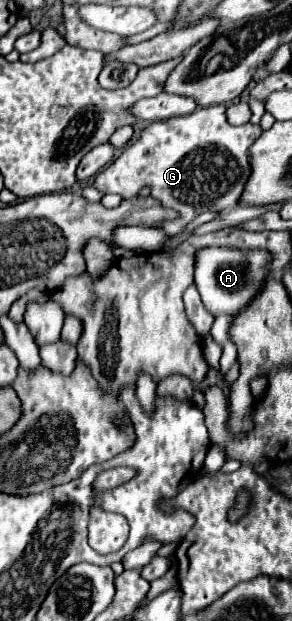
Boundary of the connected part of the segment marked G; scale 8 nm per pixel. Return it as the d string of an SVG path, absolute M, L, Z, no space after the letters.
M212 105L212 107L198 107L190 115L180 115L164 121L150 123L138 141L128 145L122 155L112 161L106 169L96 175L94 187L102 193L118 193L120 197L134 197L140 189L150 187L152 197L156 197L164 207L180 211L180 217L174 221L164 221L160 225L168 235L176 235L190 223L196 215L204 211L222 211L228 207L238 205L238 199L244 191L244 183L250 177L250 161L248 161L248 147L254 139L262 133L260 125L240 125L234 127L226 121L226 105Z

